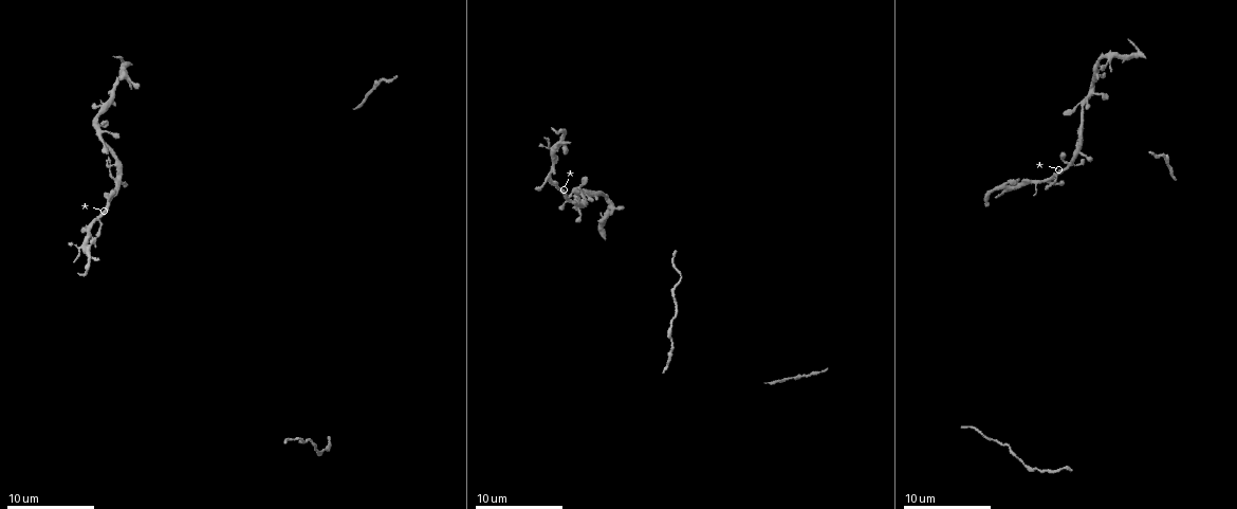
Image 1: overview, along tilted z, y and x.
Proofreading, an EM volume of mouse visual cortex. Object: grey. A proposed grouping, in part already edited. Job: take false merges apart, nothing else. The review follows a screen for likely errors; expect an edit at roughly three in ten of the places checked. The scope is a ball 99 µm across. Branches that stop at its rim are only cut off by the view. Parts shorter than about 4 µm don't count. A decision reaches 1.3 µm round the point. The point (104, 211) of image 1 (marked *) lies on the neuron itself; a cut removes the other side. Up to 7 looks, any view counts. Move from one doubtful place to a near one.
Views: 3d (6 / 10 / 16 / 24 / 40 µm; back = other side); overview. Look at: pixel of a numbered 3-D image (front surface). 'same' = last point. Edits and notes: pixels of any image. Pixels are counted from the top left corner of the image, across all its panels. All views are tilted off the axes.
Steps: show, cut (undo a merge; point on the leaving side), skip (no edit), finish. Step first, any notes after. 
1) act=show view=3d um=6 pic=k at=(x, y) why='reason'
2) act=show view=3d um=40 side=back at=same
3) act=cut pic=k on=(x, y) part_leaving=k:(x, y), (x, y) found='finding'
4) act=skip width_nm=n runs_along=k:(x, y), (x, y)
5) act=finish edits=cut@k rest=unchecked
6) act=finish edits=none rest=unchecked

act=show view=3d um=16 pic=1 at=(557, 142) why='thin arm on a thick one'

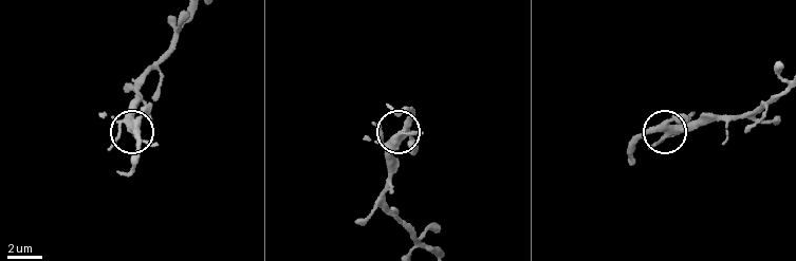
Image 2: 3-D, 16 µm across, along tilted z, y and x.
act=show view=3d um=16 side=back pic=2 at=(668, 130) why='from behind'

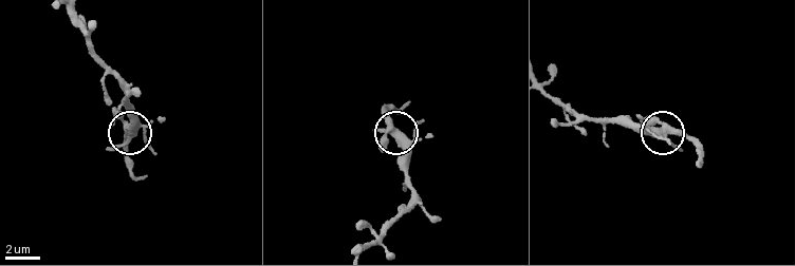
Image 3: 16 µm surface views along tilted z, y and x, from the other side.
act=skip arms=4 runs_along=3:(387, 220), (407, 205), (411, 191), (407, 147), (383, 107) found='continuous, no second neuron'

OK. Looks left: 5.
act=show view=3d um=10 pic=1 at=(1082, 105) why='sudden change in width'

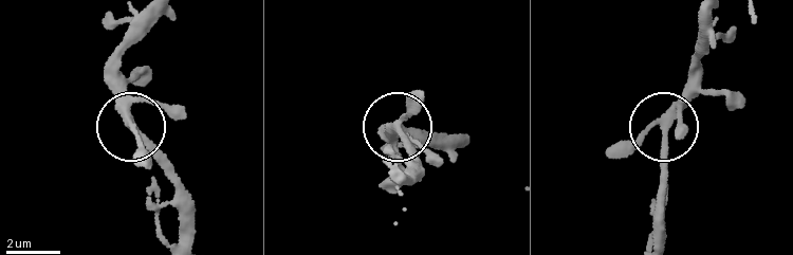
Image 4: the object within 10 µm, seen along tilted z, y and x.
act=show view=3d um=10 side=back pic=4 at=(664, 129)

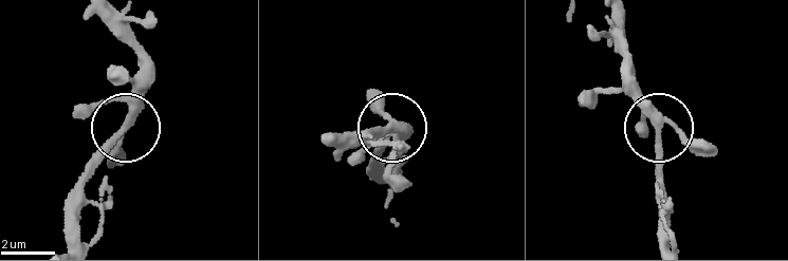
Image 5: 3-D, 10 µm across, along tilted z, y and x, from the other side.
act=skip runs_along=5:(81, 243), (81, 176), (125, 129), (148, 75) found='continuous, no second neuron'

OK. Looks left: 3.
act=show view=3d um=16 pic=1 at=(682, 274) why='thin neck'

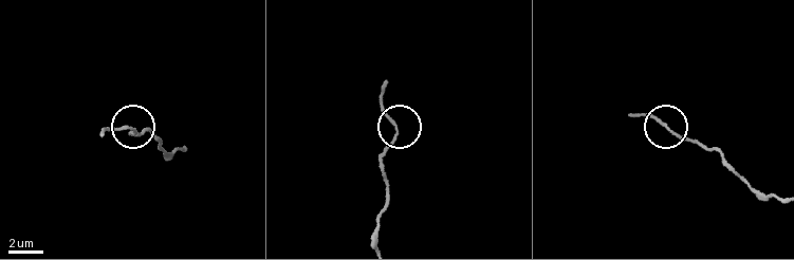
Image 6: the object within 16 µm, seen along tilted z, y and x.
act=show view=3d um=6 pic=6 at=(132, 128)

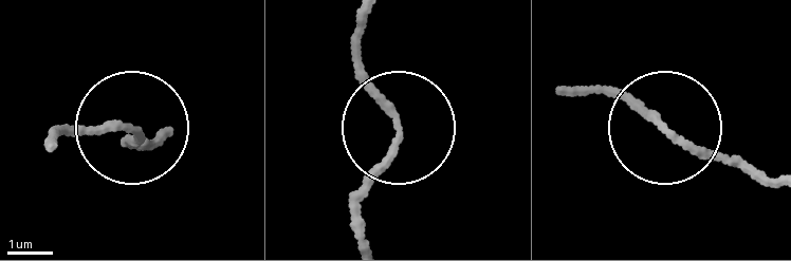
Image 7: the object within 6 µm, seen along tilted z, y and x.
act=skip found='all the same neuron'

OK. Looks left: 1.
act=finish edits=none rest=unchecked

